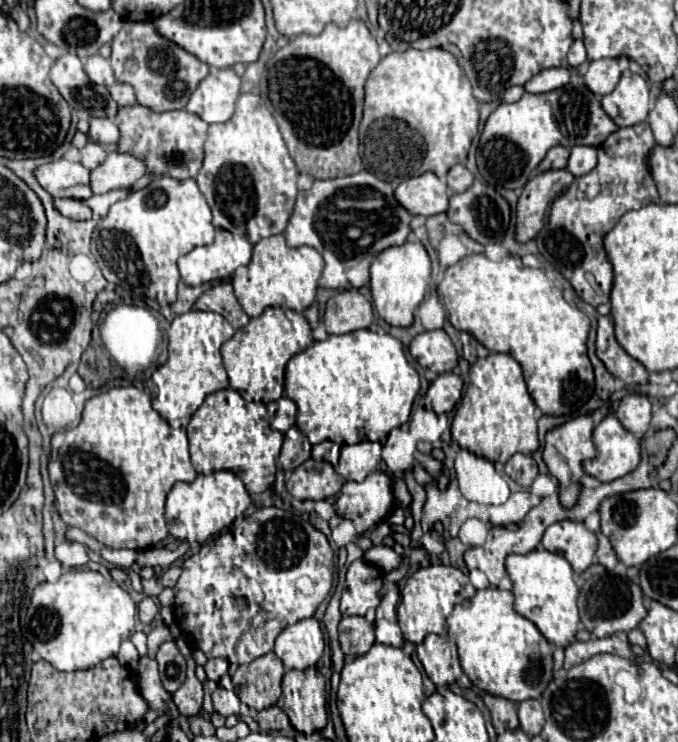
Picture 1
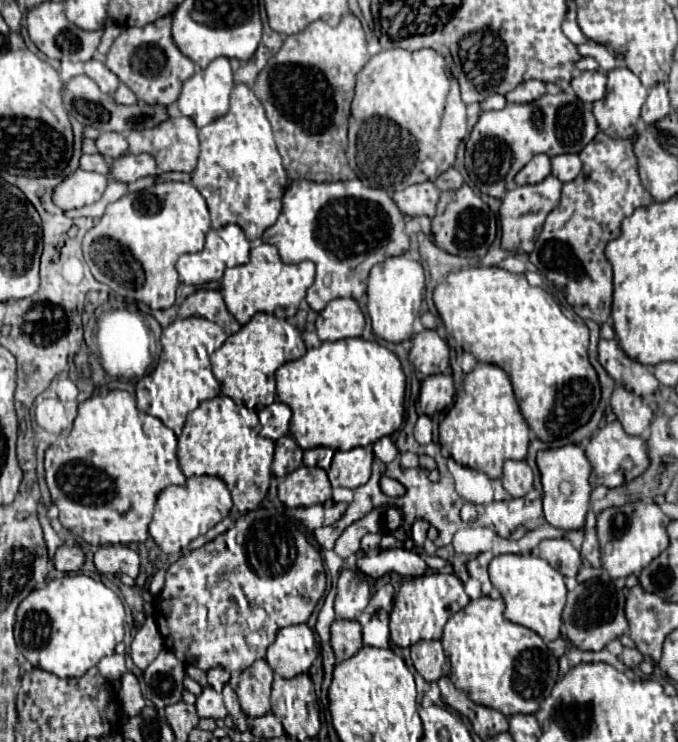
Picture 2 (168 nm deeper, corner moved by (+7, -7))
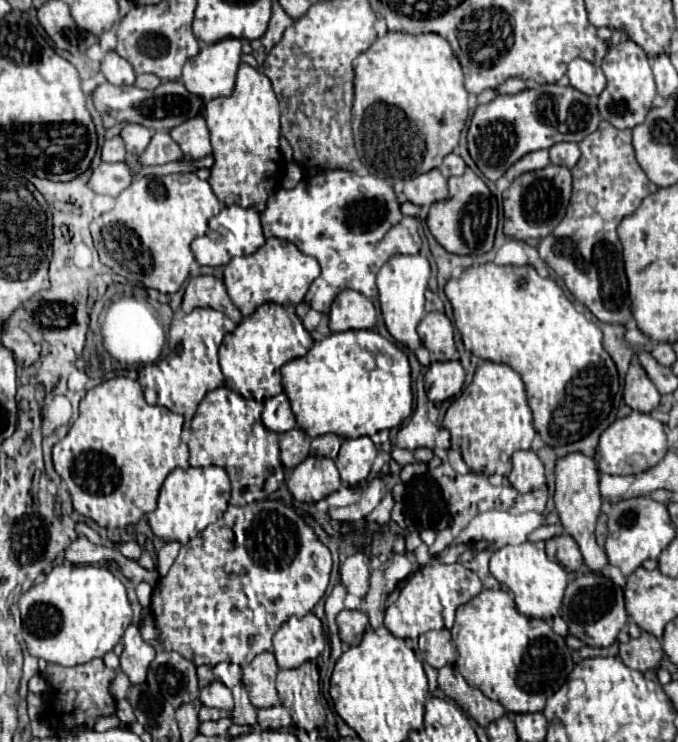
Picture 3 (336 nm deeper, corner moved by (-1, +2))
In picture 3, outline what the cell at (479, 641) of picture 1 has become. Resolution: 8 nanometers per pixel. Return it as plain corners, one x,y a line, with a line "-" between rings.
481,590
467,604
459,606
451,634
455,638
459,652
457,668
463,674
463,678
467,678
467,684
479,688
487,698
499,702
507,712
541,712
547,698
567,682
575,666
565,638
555,634
547,620
527,618
521,612
517,612
513,598
503,590

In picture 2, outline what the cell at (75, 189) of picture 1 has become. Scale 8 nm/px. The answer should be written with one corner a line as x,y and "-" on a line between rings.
78,168
53,187
53,203
61,209
75,209
91,205
101,199
107,187
107,177

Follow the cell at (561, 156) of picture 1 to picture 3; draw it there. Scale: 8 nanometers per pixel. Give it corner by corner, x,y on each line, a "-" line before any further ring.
535,150
535,152
529,152
525,154
521,160
517,160
509,170
507,170
507,180
513,182
519,174
523,172
529,172
529,170
541,170
543,166
549,164
549,152
547,150

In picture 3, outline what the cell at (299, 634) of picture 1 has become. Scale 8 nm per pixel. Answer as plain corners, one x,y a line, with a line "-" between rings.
313,612
303,618
291,616
273,636
273,654
281,670
299,668
303,662
315,660
323,648
323,626

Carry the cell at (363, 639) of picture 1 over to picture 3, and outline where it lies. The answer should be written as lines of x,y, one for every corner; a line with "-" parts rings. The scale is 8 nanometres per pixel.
341,610
337,616
339,636
345,646
357,646
365,634
369,618
361,610

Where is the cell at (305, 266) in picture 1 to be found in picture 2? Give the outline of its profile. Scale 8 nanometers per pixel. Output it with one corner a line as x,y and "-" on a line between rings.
259,243
251,249
249,263
225,271
221,295
225,299
229,313
241,325
245,325
259,311
271,313
279,319
291,319
297,313
299,303
305,299
305,293
311,287
313,279
315,279
315,265
311,261
303,261
299,265
283,263
277,247
269,243

